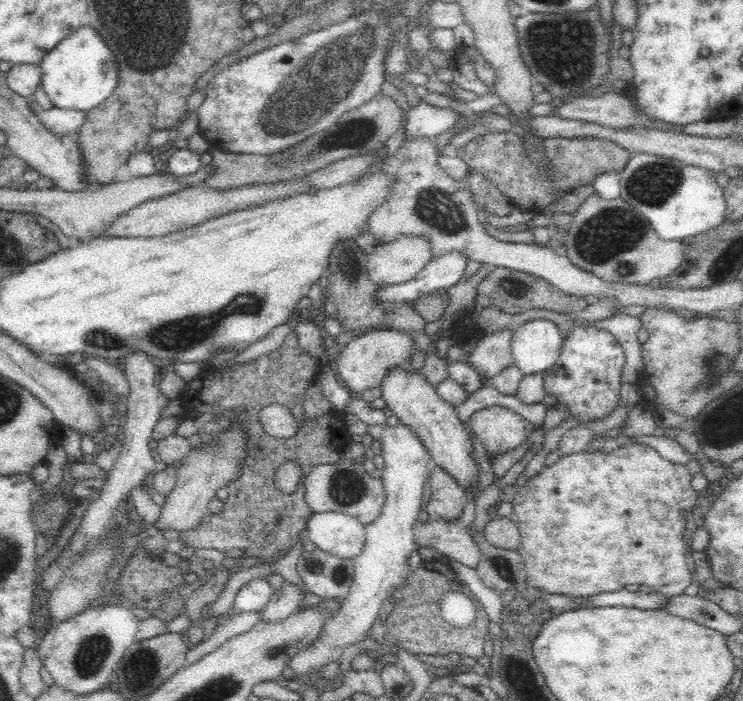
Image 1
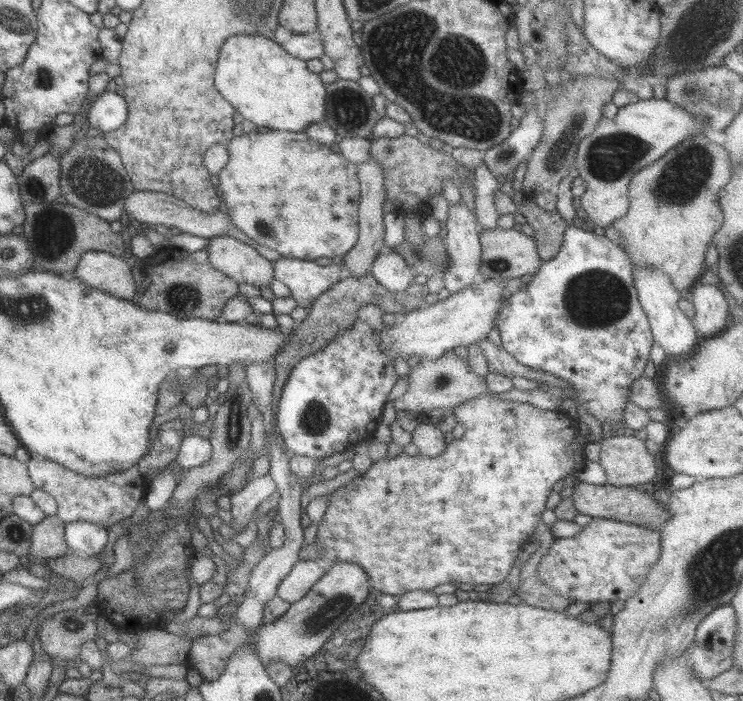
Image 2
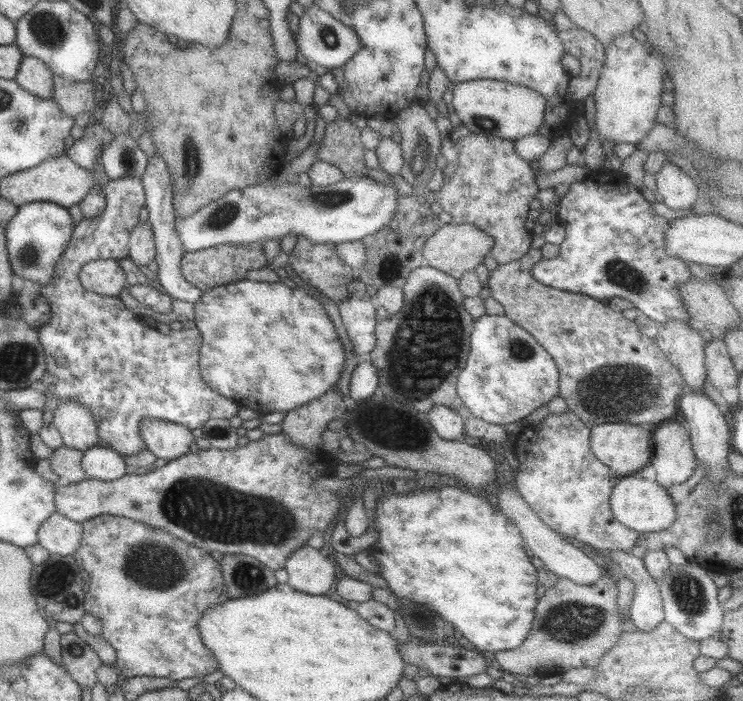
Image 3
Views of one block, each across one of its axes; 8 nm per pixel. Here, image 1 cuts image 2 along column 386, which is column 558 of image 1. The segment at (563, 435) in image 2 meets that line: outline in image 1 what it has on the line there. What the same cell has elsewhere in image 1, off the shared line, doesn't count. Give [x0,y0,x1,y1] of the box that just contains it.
[508,442,702,598]

